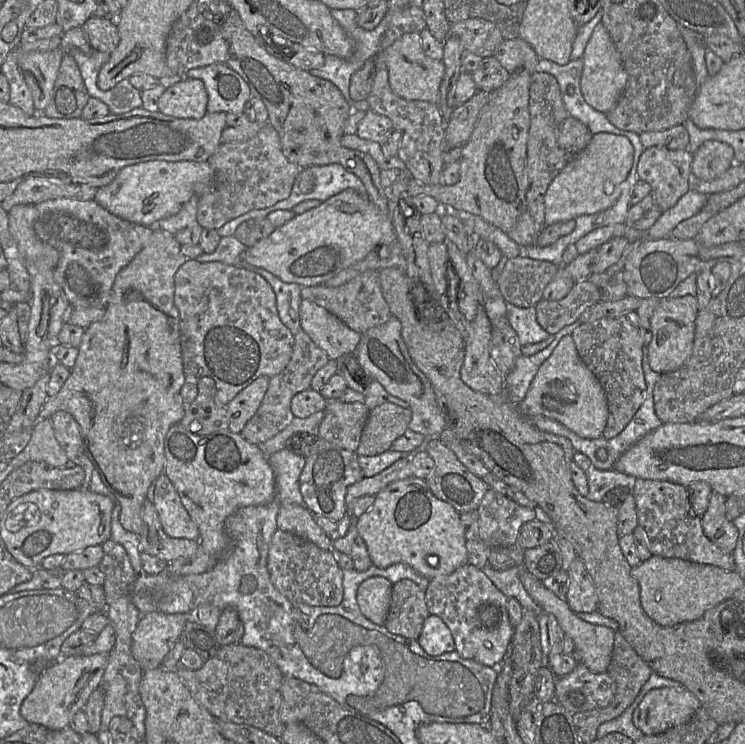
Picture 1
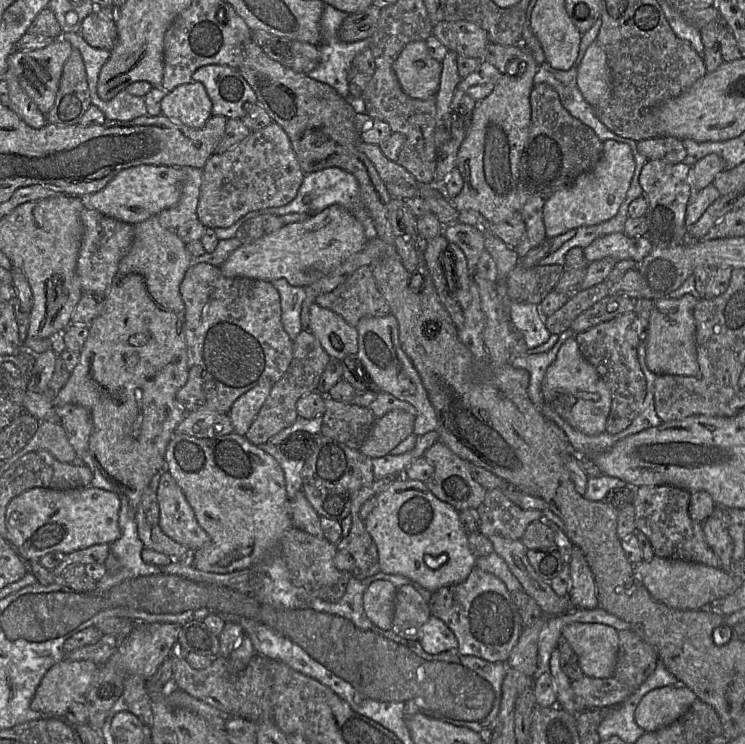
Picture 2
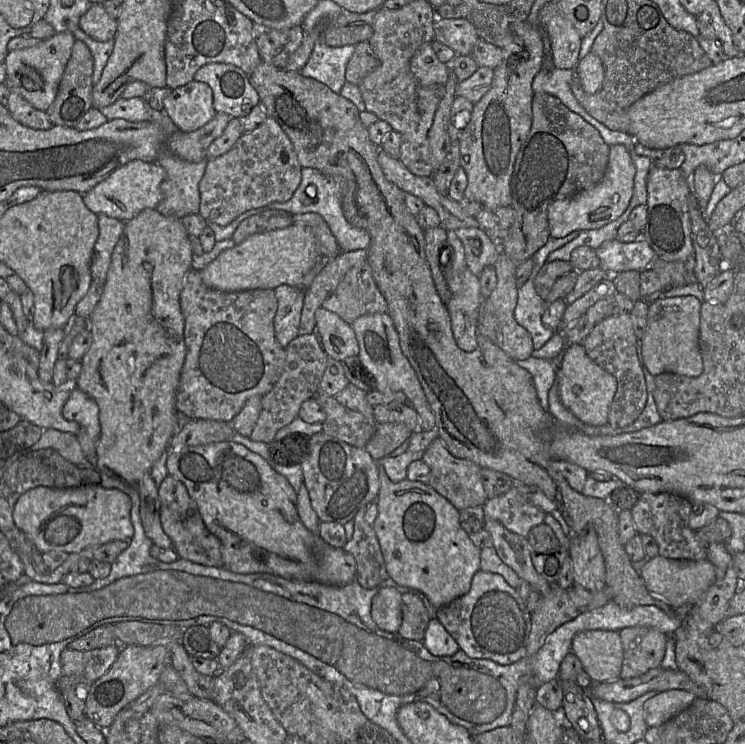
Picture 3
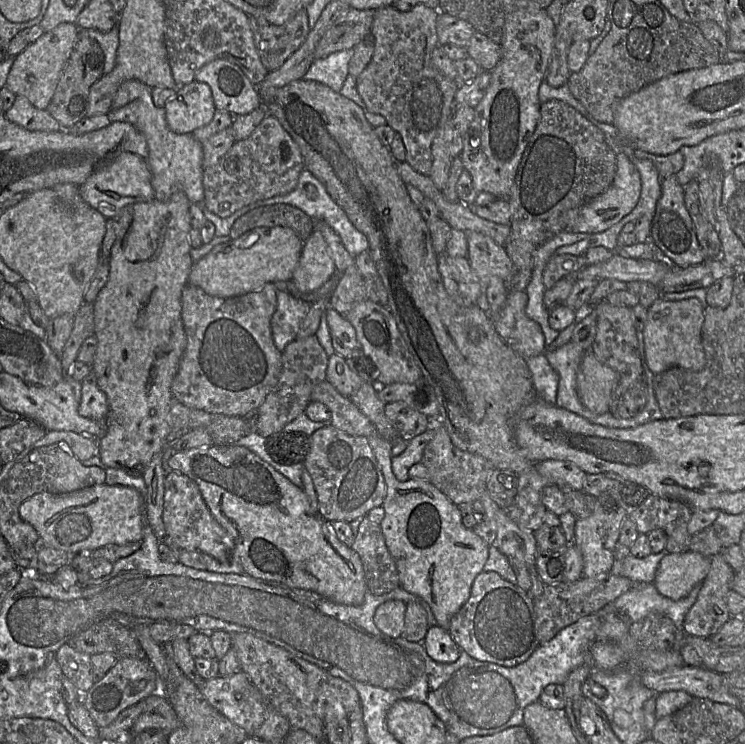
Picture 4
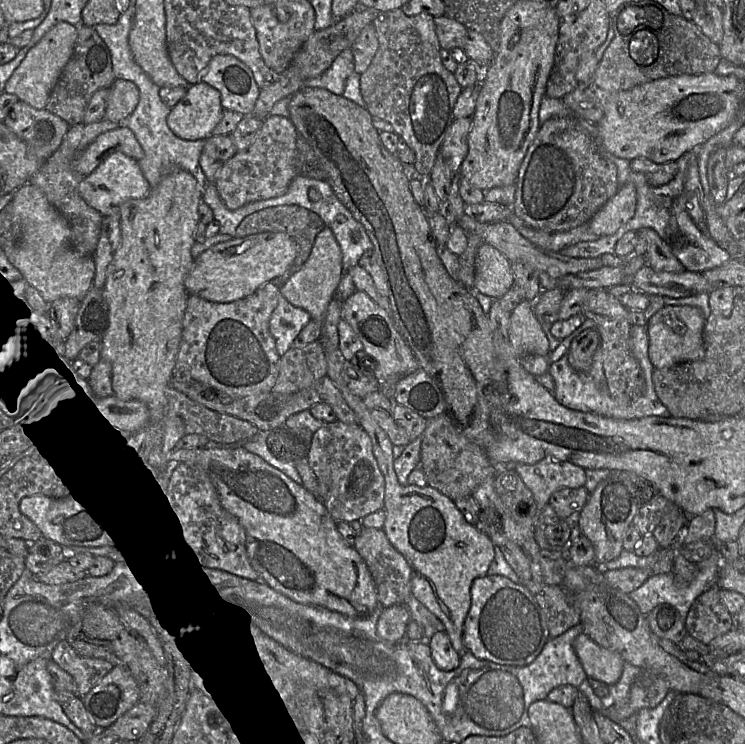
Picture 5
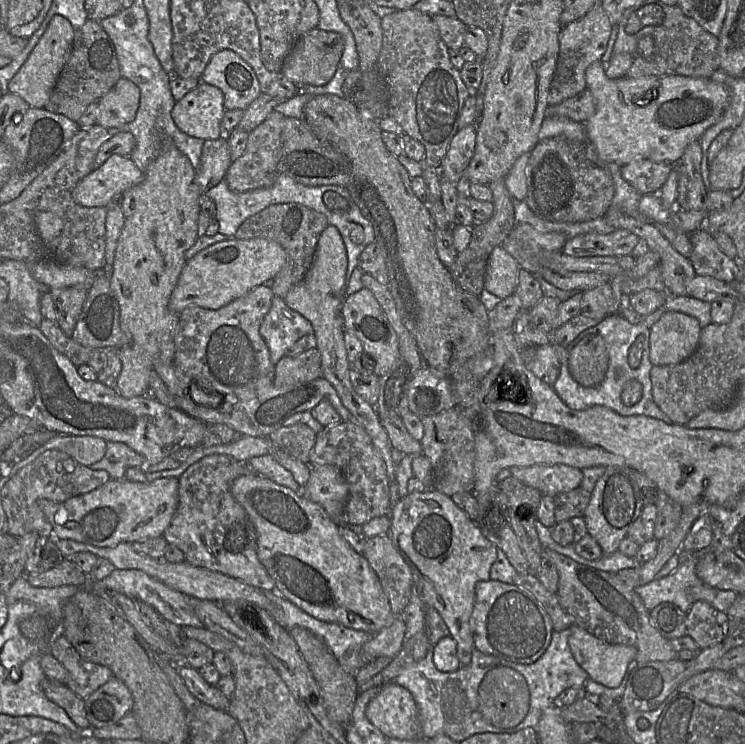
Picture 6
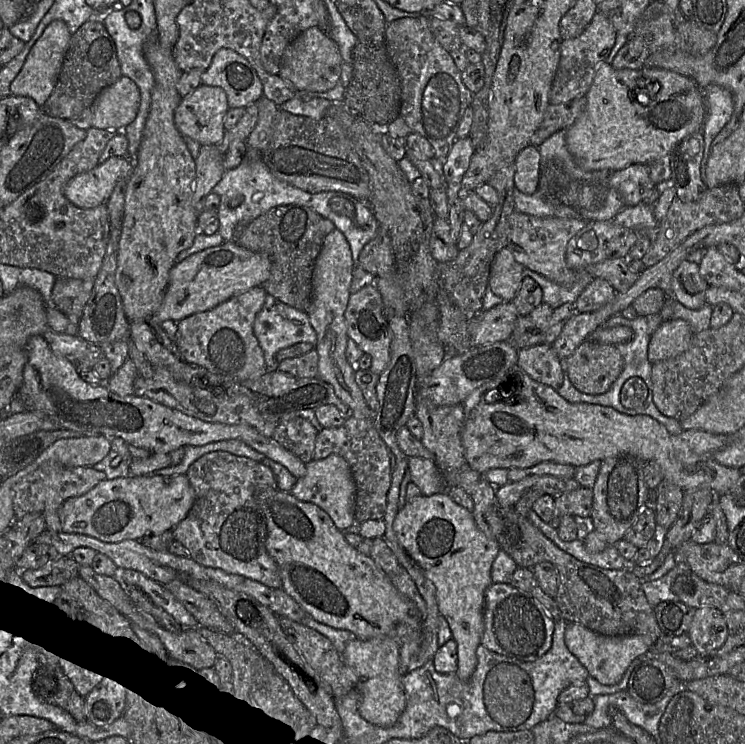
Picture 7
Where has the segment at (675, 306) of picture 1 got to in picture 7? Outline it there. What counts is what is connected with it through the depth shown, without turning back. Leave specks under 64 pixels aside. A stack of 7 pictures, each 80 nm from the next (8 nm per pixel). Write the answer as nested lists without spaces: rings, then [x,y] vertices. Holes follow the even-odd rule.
[[[683,319],[663,321],[650,337],[649,362],[653,364],[683,353],[688,349],[693,336],[690,325]]]

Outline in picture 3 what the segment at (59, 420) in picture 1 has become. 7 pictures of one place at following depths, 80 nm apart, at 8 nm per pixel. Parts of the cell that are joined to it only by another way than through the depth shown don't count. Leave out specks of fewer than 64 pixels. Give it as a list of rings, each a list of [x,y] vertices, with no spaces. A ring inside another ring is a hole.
[[[75,388],[65,403],[63,416],[80,425],[77,434],[85,458],[97,465],[96,444],[100,436],[99,406],[97,402],[78,388]]]

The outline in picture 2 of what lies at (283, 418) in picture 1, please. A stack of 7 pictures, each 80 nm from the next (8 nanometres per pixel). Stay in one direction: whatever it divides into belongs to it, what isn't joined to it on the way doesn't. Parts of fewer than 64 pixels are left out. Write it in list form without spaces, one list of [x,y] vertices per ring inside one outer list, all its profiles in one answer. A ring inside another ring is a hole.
[[[302,329],[293,341],[292,359],[287,370],[281,379],[272,385],[245,438],[253,445],[260,446],[291,426],[299,417],[296,410],[297,401],[304,395],[317,391],[319,380],[329,360],[330,356],[322,348],[318,339],[309,330]]]

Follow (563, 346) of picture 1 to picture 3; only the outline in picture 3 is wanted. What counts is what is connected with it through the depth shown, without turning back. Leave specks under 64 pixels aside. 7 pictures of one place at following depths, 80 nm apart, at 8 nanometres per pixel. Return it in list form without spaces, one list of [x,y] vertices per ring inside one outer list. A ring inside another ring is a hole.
[[[571,344],[562,354],[562,363],[557,370],[557,386],[562,404],[582,422],[592,426],[608,424],[610,407],[617,391],[617,379],[595,363],[582,344]]]

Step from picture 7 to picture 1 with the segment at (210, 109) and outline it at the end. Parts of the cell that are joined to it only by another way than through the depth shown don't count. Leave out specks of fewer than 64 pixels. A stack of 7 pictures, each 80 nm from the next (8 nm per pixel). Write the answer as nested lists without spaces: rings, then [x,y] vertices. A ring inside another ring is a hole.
[[[185,79],[167,88],[158,100],[158,112],[182,119],[200,119],[207,113],[208,93],[198,79]]]

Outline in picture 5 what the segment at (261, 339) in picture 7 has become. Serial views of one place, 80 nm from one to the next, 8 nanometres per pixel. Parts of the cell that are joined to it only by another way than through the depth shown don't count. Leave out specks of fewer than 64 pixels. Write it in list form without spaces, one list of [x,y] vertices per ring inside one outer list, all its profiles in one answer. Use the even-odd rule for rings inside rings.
[[[282,295],[269,320],[269,331],[275,339],[276,350],[282,356],[311,320],[310,314],[290,304]]]

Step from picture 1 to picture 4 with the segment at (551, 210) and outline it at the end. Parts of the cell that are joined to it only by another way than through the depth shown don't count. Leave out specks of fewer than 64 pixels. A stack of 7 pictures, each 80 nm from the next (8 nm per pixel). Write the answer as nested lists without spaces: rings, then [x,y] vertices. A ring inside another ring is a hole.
[[[623,153],[616,154],[617,170],[609,189],[587,204],[570,212],[564,231],[596,234],[606,231],[636,207],[641,193],[640,175],[628,156]]]

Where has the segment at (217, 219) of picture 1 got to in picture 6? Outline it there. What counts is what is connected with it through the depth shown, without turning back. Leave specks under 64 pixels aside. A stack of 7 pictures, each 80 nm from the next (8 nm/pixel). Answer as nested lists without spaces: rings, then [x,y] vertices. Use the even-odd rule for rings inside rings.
[[[273,111],[249,133],[246,149],[241,157],[232,161],[225,175],[228,187],[233,192],[243,193],[271,186],[277,177],[277,162],[281,147],[281,133],[286,117]]]

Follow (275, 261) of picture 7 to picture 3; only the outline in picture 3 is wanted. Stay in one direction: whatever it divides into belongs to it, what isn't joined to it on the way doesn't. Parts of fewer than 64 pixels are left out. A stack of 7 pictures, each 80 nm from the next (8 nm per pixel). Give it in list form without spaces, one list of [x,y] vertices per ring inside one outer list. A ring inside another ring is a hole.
[[[271,209],[244,219],[234,231],[232,240],[239,244],[253,234],[285,228],[291,224],[292,214]]]

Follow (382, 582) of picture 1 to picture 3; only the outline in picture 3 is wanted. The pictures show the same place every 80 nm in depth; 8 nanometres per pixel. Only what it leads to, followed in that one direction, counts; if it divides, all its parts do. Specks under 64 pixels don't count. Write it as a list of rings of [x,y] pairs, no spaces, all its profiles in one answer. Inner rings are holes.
[[[381,587],[371,603],[371,618],[385,632],[397,633],[402,622],[402,594],[393,587]]]

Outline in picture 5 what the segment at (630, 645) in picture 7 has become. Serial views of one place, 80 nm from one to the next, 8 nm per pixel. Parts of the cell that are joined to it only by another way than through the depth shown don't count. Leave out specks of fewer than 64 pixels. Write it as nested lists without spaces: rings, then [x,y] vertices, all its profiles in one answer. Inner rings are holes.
[[[584,632],[574,639],[573,648],[589,678],[607,685],[618,682],[625,663],[619,653],[601,647]]]

